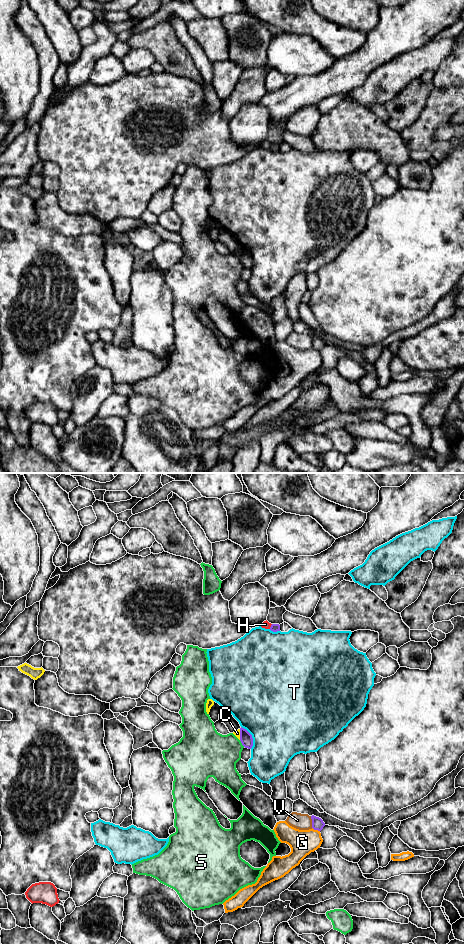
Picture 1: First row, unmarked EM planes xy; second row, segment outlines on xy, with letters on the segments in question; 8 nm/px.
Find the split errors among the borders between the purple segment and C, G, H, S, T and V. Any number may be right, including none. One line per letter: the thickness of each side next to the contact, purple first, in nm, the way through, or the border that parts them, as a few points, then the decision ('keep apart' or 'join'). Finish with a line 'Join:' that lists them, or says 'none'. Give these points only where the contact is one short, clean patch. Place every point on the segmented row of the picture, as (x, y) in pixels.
C: 100 nm thick on the purple side, 50 nm on the other; border along xy (239, 729), (240, 739); keep apart
G: 100 nm thick on the purple side, 200 nm on the other; keep apart
H: 60 nm thick on the purple side, 60 nm on the other; border along xy (272, 624), (269, 628); keep apart
S: 100 nm thick on the purple side, 360 nm on the other; border along xy (239, 740), (244, 746); keep apart
T: 100 nm thick on the purple side, 480 nm on the other; keep apart
V: 100 nm thick on the purple side, 130 nm on the other; border along xy (310, 816), (312, 827); keep apart
Join: none

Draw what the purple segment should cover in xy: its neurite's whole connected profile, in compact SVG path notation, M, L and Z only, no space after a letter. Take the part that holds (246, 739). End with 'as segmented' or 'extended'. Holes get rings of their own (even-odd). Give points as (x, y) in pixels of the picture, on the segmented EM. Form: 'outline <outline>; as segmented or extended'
outline M240 728L240 741L245 748L251 749L253 746L252 735L244 728Z; as segmented

